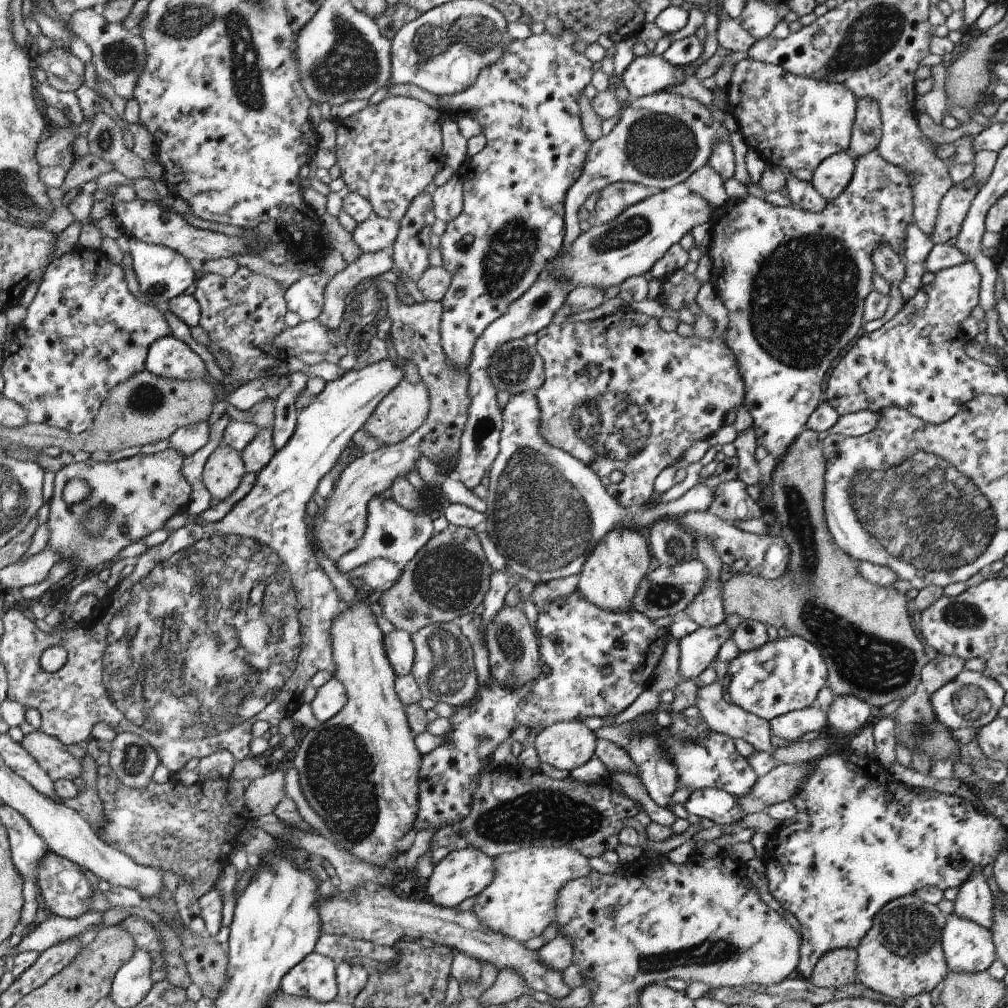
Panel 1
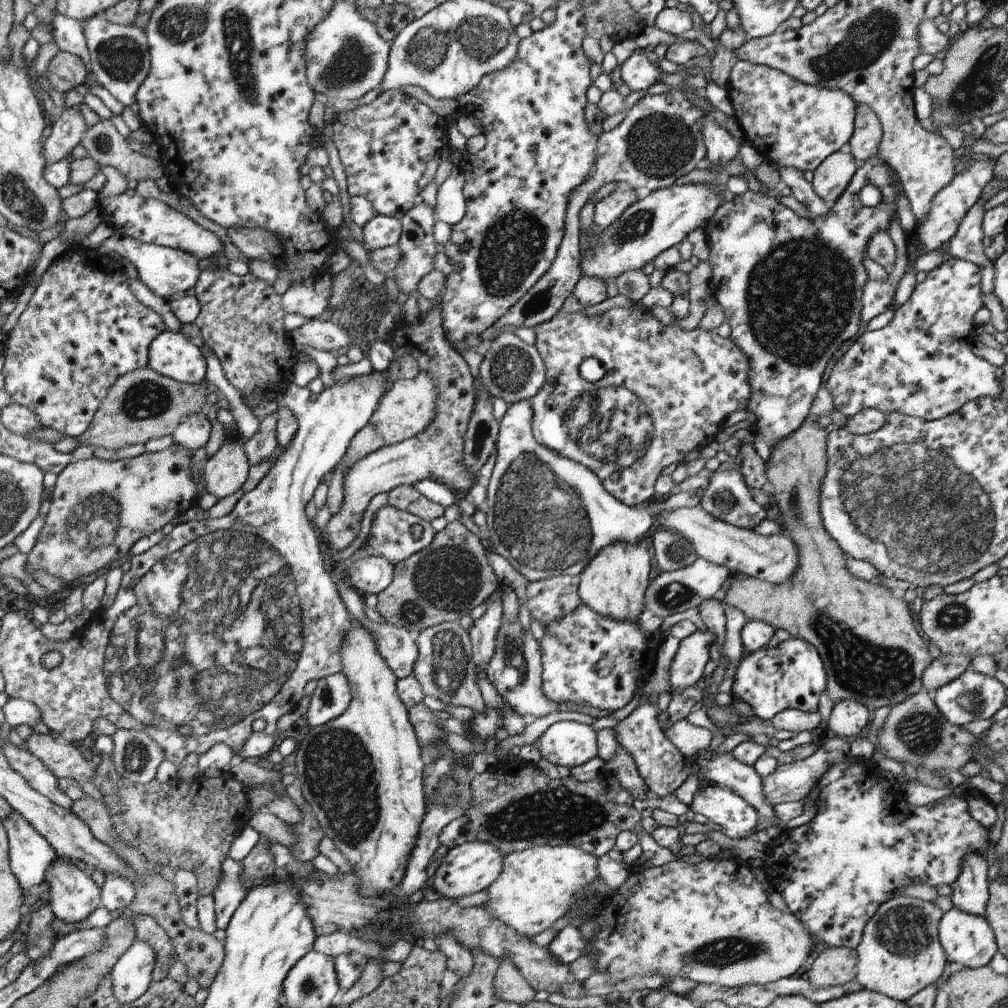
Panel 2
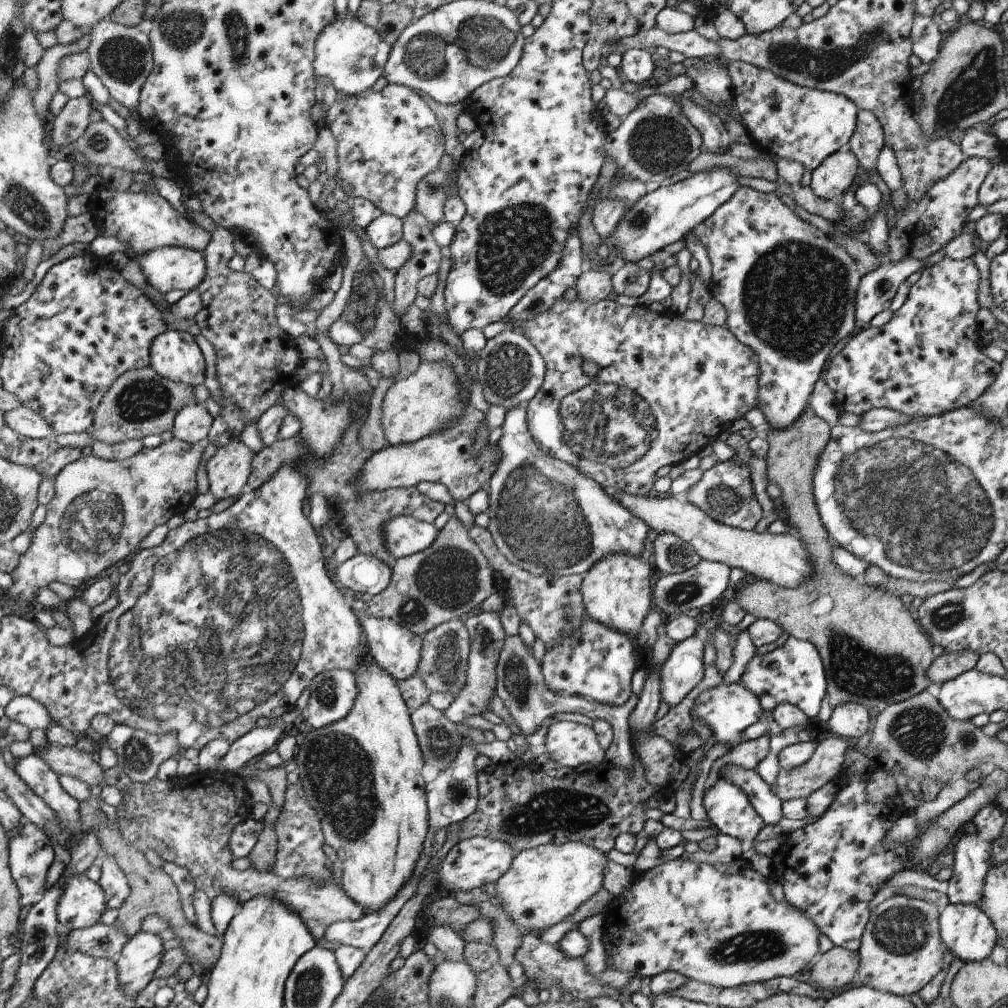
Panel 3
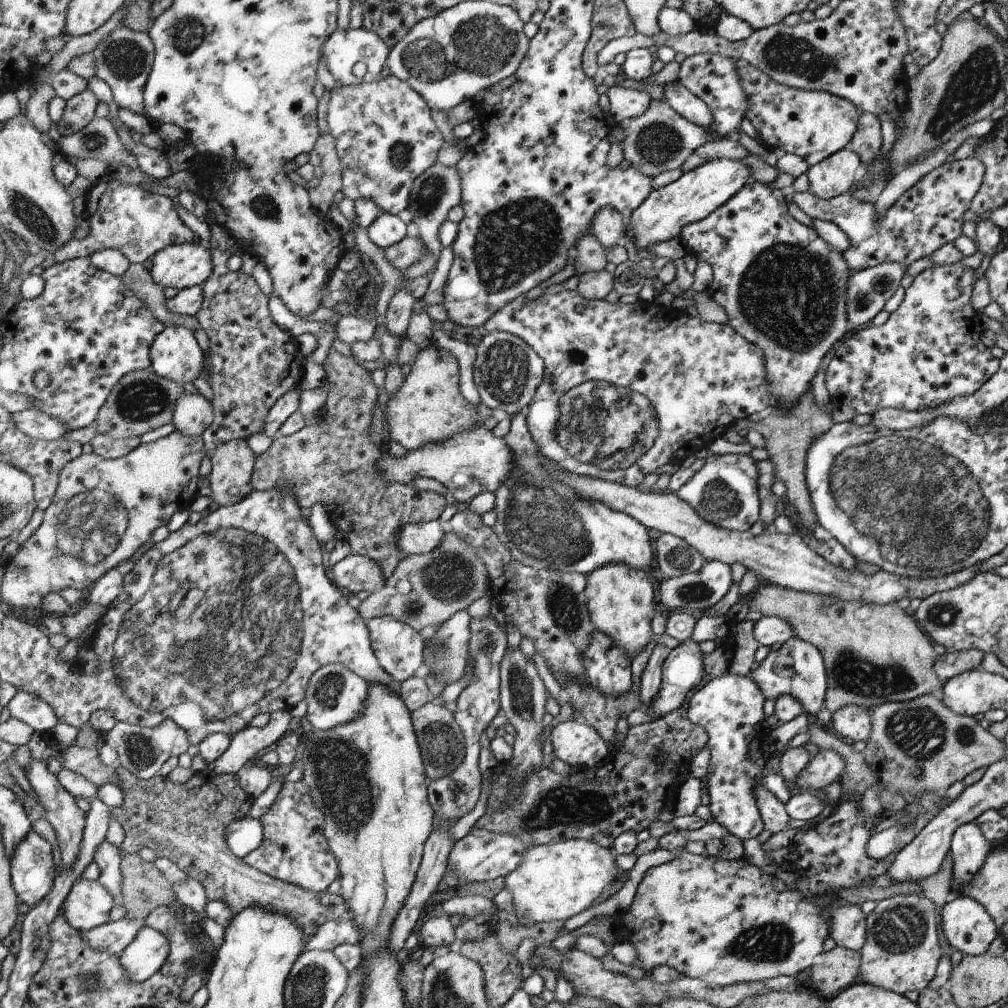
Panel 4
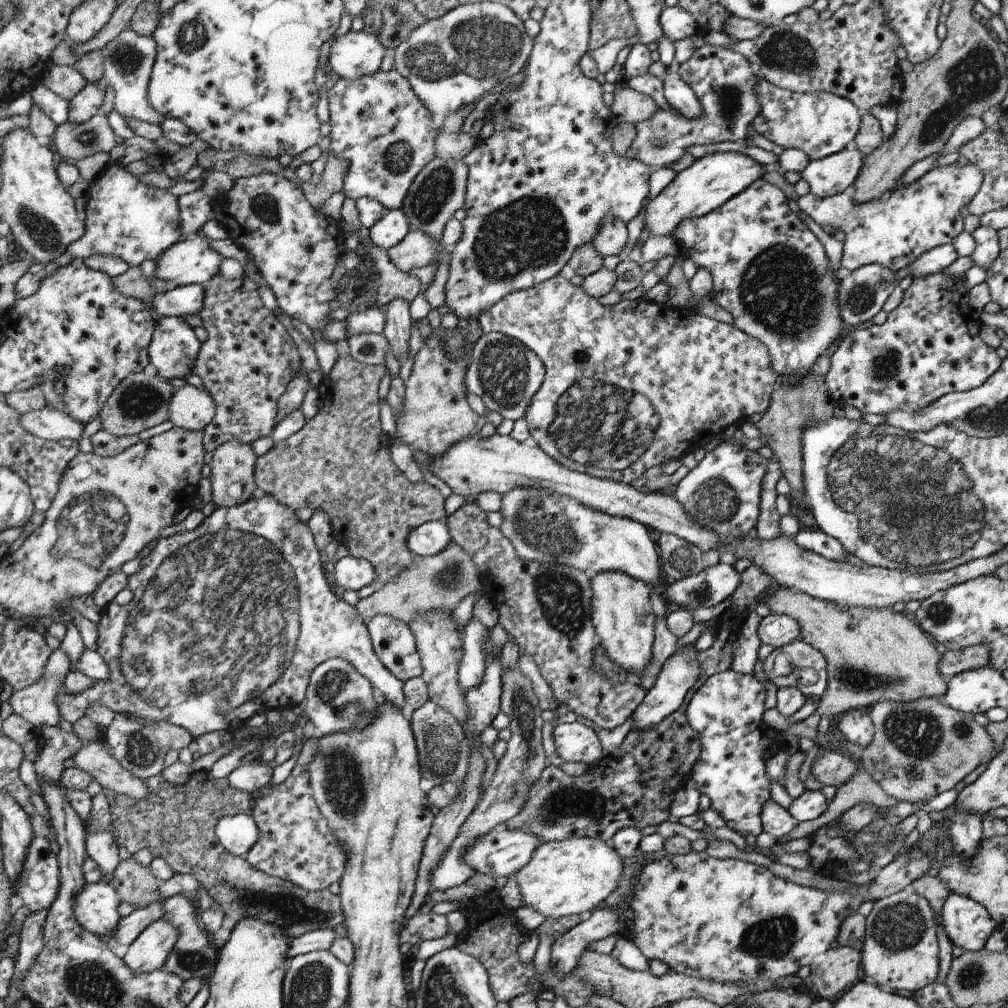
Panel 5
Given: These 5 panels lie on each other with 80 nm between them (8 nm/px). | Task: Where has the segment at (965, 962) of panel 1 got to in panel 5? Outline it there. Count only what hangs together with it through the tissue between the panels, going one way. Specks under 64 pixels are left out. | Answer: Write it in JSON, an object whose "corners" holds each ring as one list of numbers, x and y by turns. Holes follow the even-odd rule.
{"corners":[[952,893,943,904,941,926,953,946,979,951,997,928,990,913,970,897]]}

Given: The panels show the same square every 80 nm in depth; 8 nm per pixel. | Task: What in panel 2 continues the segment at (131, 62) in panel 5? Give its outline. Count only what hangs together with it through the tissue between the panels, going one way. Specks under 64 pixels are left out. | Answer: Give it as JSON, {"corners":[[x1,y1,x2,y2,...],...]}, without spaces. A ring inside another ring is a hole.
{"corners":[[102,12,81,25,91,56,88,71,92,72,97,82,107,88,110,94,124,106,131,105,135,101,135,94,141,82,151,67,151,54,146,32,132,24,121,25,111,22]]}

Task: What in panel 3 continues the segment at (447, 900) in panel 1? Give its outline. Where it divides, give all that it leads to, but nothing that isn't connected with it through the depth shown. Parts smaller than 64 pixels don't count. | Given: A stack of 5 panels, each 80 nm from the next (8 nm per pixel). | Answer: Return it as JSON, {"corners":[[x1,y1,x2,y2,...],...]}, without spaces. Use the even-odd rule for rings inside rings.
{"corners":[[472,837,456,843,439,865,437,878,439,884,449,892,468,892,480,888,482,884,496,883,512,866,515,850,505,841,490,837]]}

